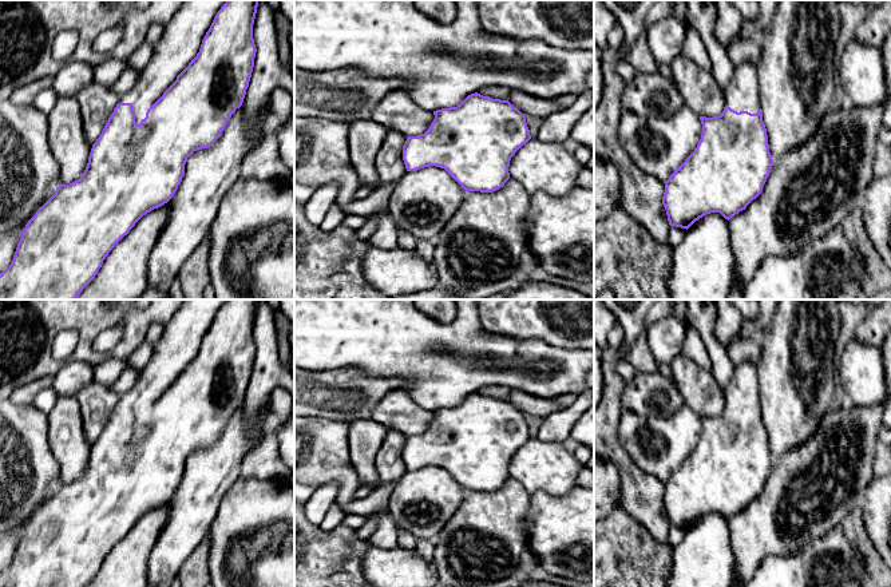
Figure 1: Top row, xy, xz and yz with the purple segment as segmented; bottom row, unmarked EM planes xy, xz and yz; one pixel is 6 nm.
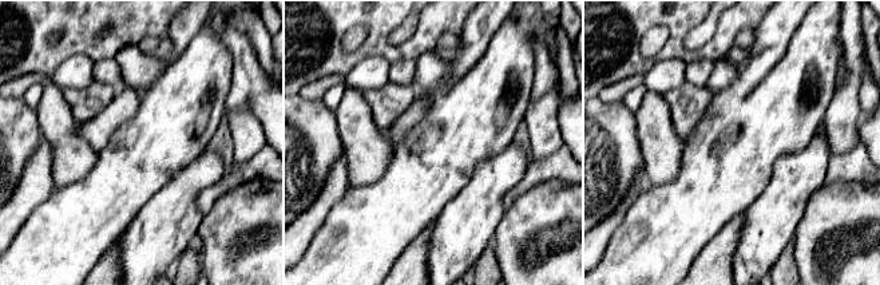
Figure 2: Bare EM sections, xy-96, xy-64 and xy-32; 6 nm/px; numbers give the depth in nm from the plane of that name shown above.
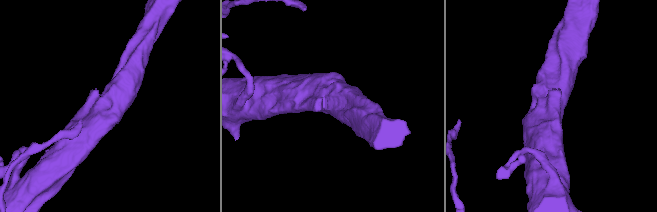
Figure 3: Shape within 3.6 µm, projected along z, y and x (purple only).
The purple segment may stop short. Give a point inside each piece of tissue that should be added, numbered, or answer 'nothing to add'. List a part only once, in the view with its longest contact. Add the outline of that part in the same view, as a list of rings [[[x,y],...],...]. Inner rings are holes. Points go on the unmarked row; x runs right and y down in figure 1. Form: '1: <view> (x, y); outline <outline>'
1: xy (182, 336); outline [[[186,300],[163,326],[151,360],[135,385],[119,398],[119,402],[132,404],[136,424],[197,356],[217,312],[226,301]]]

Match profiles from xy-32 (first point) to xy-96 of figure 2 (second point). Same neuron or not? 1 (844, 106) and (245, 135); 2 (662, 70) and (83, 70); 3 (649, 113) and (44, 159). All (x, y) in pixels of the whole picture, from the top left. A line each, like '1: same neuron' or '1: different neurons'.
1: same neuron
2: same neuron
3: different neurons

